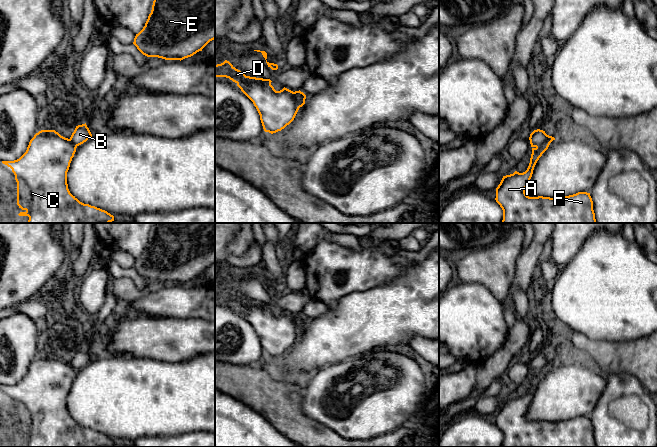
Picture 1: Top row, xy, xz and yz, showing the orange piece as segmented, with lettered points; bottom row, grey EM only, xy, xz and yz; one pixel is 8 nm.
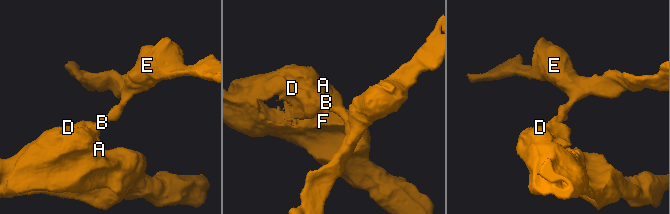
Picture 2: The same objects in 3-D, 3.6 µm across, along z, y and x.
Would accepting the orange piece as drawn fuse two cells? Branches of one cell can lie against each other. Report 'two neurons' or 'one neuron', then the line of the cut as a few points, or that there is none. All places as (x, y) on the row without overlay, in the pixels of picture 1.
two neurons; cut in yz along (554, 362), (536, 372)

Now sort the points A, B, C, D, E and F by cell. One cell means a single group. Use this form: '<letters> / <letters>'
A C D F / B E

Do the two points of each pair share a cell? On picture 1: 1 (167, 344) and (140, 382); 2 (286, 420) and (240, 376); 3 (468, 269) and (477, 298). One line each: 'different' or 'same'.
1: different
2: same
3: different

